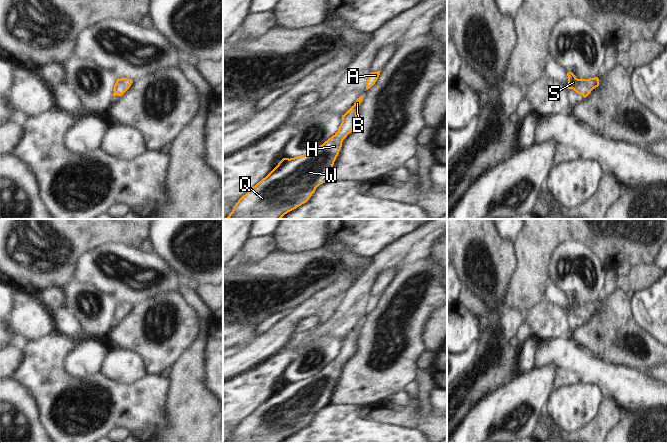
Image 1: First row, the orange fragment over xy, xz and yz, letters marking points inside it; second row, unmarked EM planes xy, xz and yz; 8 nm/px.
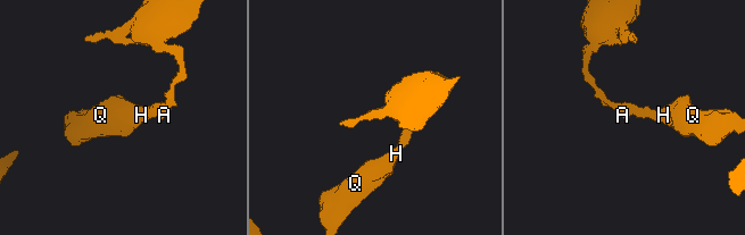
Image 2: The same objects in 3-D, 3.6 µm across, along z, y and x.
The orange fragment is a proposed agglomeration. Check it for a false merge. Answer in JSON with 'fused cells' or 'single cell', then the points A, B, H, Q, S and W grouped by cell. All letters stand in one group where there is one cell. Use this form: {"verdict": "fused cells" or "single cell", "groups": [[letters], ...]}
{"verdict": "single cell", "groups": [["A", "B", "H", "Q", "S", "W"]]}

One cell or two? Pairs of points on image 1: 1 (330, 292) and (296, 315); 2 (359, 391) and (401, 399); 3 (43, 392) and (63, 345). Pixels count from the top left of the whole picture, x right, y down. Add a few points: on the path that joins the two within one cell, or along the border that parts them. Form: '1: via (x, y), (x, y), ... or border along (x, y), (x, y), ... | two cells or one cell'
1: via (322, 295), (304, 307) | one cell
2: border along (401, 389), (392, 393), (386, 400) | two cells
3: via (50, 380), (51, 357) | one cell

